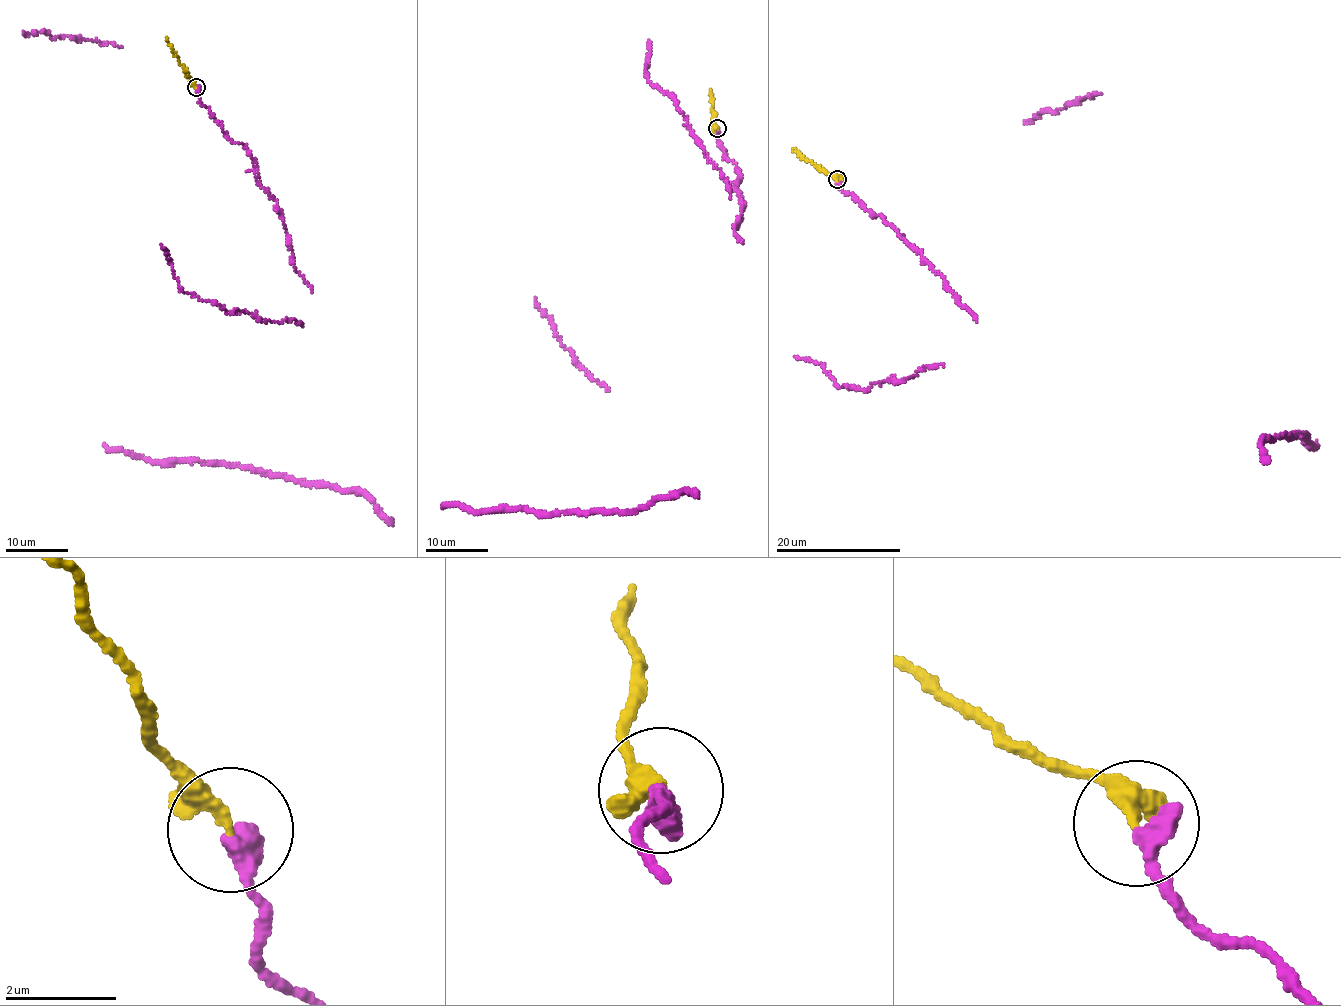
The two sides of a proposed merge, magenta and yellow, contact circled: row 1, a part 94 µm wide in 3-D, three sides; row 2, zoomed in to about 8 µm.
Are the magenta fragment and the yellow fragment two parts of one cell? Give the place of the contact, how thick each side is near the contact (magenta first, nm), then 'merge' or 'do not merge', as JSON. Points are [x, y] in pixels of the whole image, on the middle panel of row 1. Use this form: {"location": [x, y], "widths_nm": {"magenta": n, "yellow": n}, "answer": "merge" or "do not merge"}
{"location": [717, 128], "widths_nm": {"magenta": 480, "yellow": 200}, "answer": "merge"}

